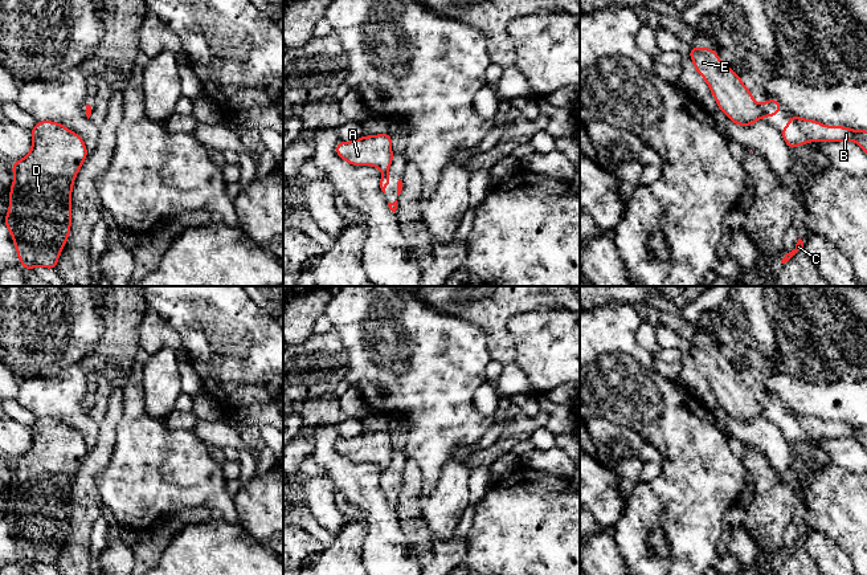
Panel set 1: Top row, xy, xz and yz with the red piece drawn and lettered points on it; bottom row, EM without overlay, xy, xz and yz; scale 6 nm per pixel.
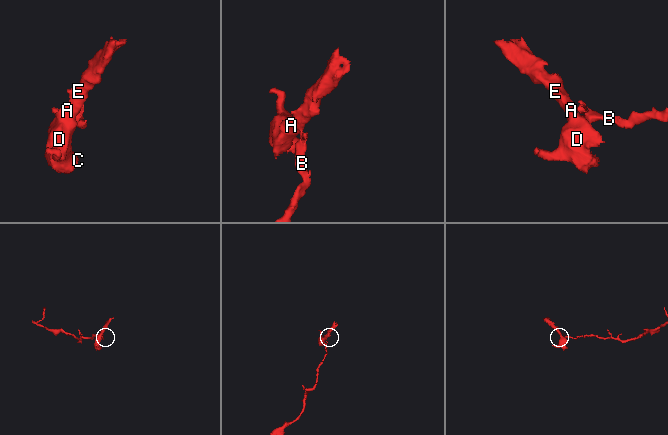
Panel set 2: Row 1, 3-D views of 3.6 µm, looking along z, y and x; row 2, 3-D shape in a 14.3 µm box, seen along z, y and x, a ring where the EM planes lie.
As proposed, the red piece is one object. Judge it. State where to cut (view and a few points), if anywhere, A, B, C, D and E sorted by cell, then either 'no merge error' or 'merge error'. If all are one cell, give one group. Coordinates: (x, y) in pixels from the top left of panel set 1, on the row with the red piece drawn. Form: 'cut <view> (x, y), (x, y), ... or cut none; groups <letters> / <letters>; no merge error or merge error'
cut yz (763, 105), (759, 117); groups A C D E / B; merge error

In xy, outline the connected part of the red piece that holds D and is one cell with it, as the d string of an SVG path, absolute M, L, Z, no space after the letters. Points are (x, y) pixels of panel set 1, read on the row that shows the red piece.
M40 121L30 131L30 151L12 164L15 180L4 225L11 231L17 257L25 269L56 269L70 235L74 179L89 154L83 139L61 123Z

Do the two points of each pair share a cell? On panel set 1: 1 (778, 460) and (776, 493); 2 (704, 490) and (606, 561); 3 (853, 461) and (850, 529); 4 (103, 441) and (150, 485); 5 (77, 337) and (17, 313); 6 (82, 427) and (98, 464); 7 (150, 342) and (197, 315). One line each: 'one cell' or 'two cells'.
1: two cells
2: two cells
3: two cells
4: two cells
5: one cell
6: two cells
7: two cells

